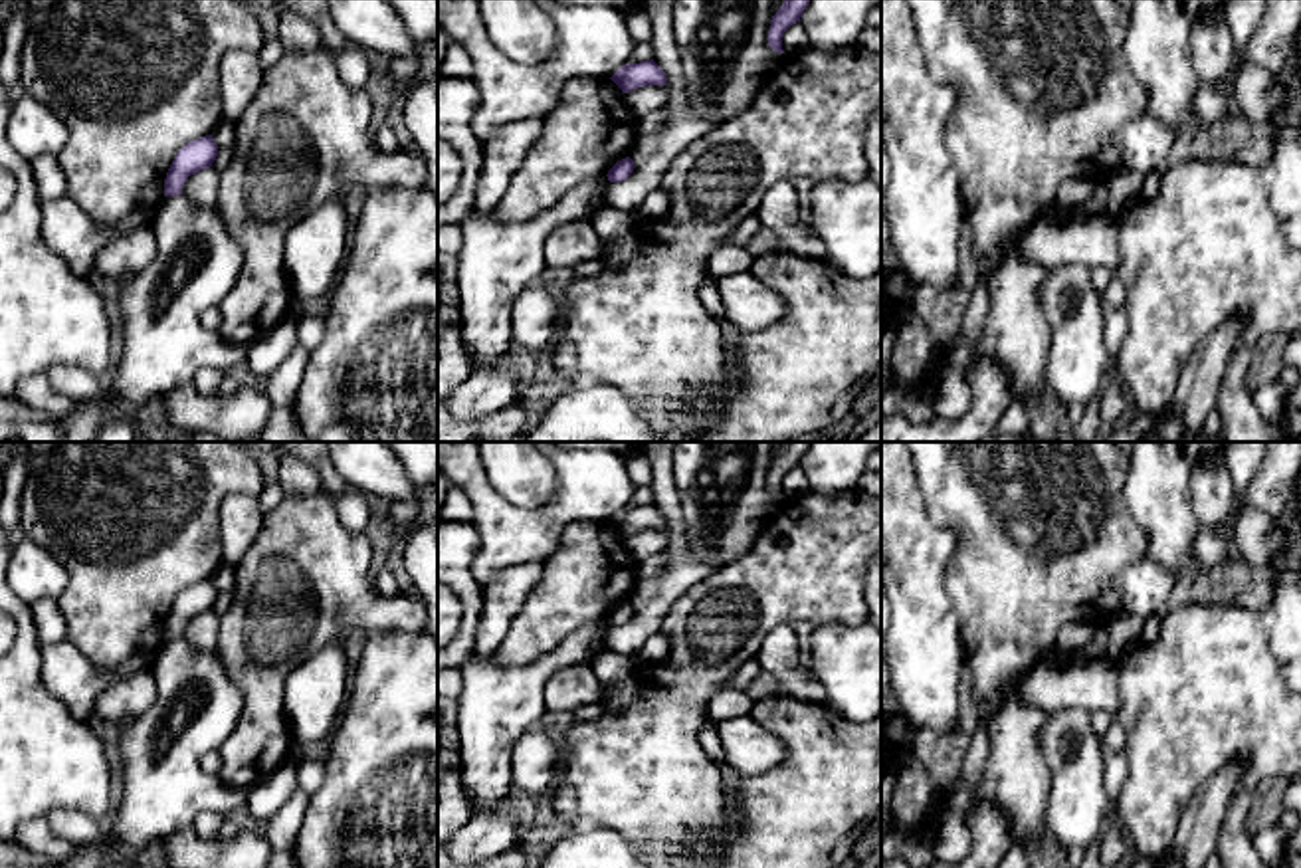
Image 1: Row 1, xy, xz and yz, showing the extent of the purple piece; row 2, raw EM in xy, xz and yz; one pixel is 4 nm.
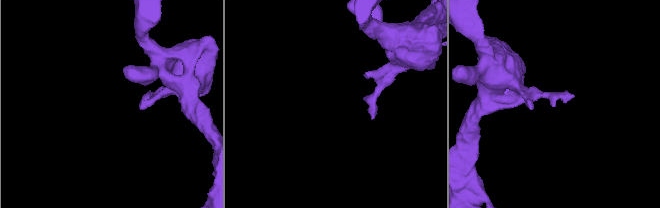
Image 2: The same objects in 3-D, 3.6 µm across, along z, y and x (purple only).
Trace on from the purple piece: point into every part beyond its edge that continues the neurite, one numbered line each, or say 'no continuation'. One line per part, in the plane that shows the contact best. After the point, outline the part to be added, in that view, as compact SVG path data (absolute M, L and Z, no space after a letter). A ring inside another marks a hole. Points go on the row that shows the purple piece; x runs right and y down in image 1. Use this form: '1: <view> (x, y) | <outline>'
no continuation

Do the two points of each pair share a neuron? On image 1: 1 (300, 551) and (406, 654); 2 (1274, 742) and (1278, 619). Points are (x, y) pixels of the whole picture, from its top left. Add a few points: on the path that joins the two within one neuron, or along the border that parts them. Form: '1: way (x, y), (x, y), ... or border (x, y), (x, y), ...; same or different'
1: border (416, 629), (379, 629), (367, 637); different
2: border (1262, 615), (1266, 643), (1280, 668); different

